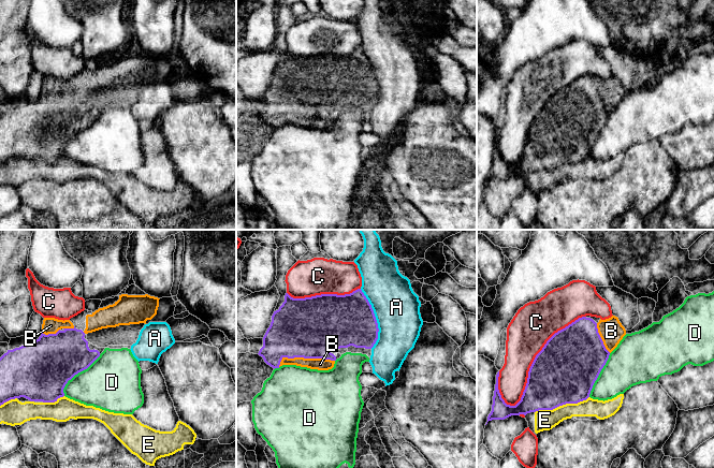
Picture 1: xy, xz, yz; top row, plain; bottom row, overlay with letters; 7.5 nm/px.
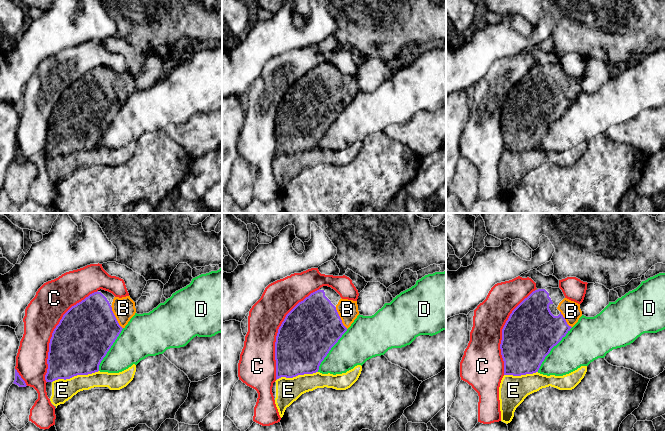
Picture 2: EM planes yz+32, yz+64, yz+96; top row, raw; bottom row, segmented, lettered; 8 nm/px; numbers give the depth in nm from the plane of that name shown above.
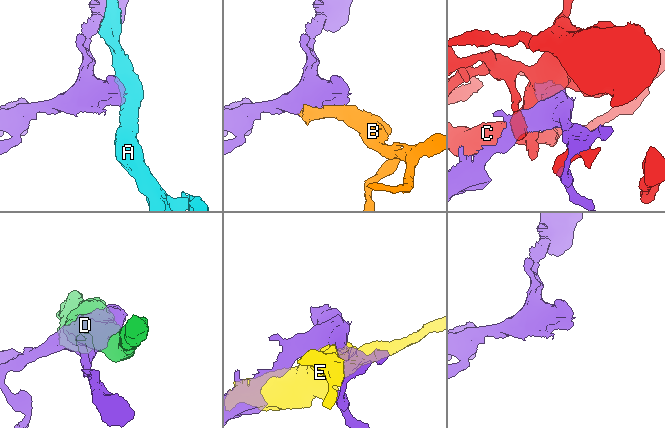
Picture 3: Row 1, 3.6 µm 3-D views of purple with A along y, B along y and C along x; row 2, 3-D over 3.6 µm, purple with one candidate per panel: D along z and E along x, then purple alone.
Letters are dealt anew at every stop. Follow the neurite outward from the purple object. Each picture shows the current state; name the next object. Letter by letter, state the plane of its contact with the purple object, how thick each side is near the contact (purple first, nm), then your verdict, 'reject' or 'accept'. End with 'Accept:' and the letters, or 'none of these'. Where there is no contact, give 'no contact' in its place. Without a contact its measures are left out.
A: meets purple in xz; 380 nm thick on the purple side, 340 nm on the other; reject
B: meets purple in xz; 460 nm thick on the purple side, 90 nm on the other; accept
C: meets purple in yz; 480 nm thick on the purple side, 320 nm on the other; reject
D: meets purple in xy; 420 nm thick on the purple side, 380 nm on the other; reject
E: meets purple in yz; 480 nm thick on the purple side, 160 nm on the other; reject
Accept: B

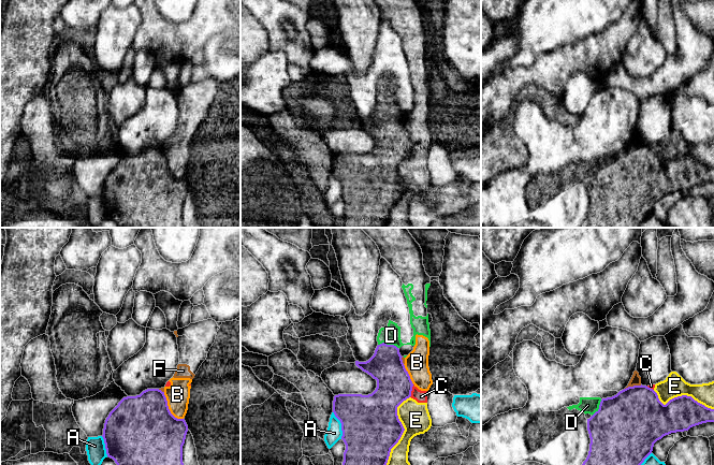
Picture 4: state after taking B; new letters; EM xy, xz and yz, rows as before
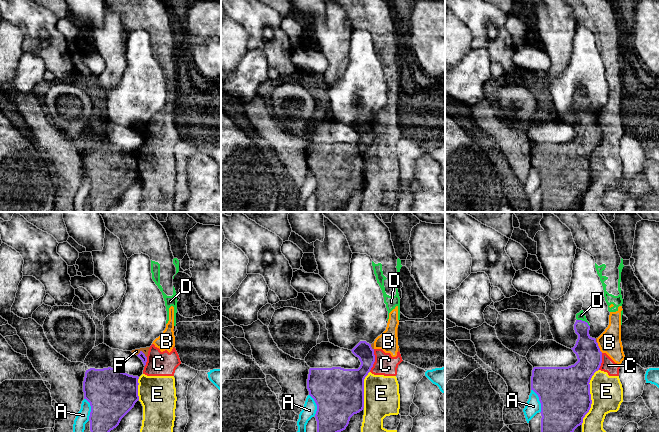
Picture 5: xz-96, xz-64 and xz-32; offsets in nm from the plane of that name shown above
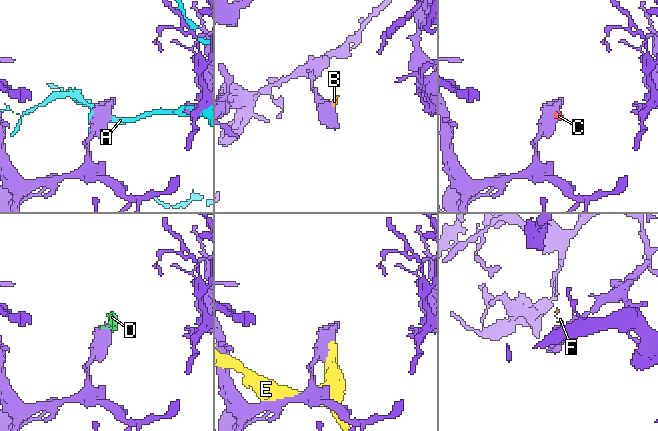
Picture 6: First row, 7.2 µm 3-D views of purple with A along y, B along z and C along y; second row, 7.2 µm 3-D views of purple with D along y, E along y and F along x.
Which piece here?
A: meets purple in xz; 440 nm thick on the purple side, 120 nm on the other; reject
B: meets purple in xy; 500 nm thick on the purple side, 180 nm on the other; reject
C: meets purple in xz; 260 nm thick on the purple side, 100 nm on the other; reject
D: meets purple in xz; 240 nm thick on the purple side, 140 nm on the other; reject
E: meets purple in xz; 440 nm thick on the purple side, 220 nm on the other; reject
F: meets purple in yz; 460 nm thick on the purple side, 80 nm on the other; reject
Accept: none of these

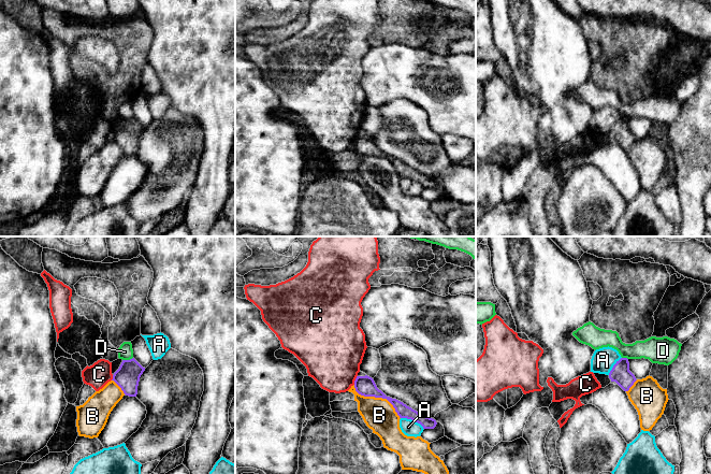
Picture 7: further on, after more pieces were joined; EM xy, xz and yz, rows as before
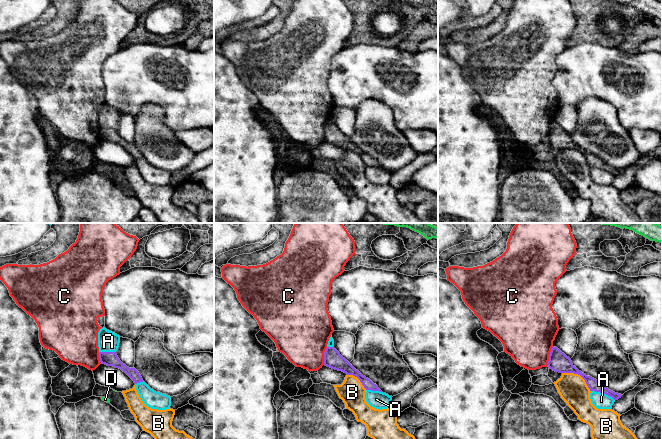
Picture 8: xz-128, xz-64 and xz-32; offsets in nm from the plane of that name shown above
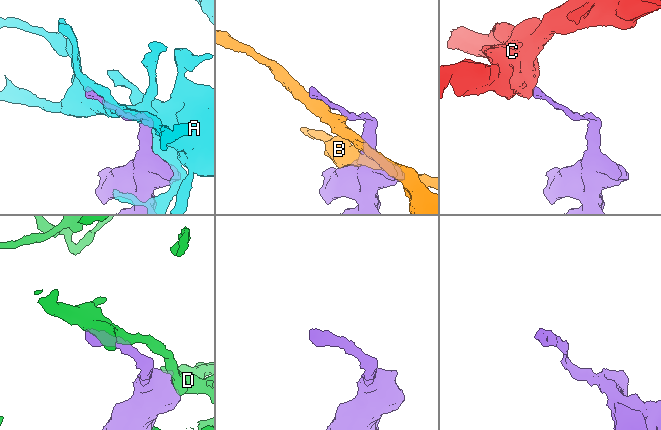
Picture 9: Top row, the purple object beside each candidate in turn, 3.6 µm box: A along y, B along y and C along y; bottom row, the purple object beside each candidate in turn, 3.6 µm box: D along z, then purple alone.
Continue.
A: meets purple in xz; 100 nm thick on the purple side, 120 nm on the other; reject
B: meets purple in xz; 150 nm thick on the purple side, 240 nm on the other; reject
C: meets purple in xz; 150 nm thick on the purple side, 420 nm on the other; reject
D: meets purple in xy; 180 nm thick on the purple side, 110 nm on the other; reject
Accept: none of these

